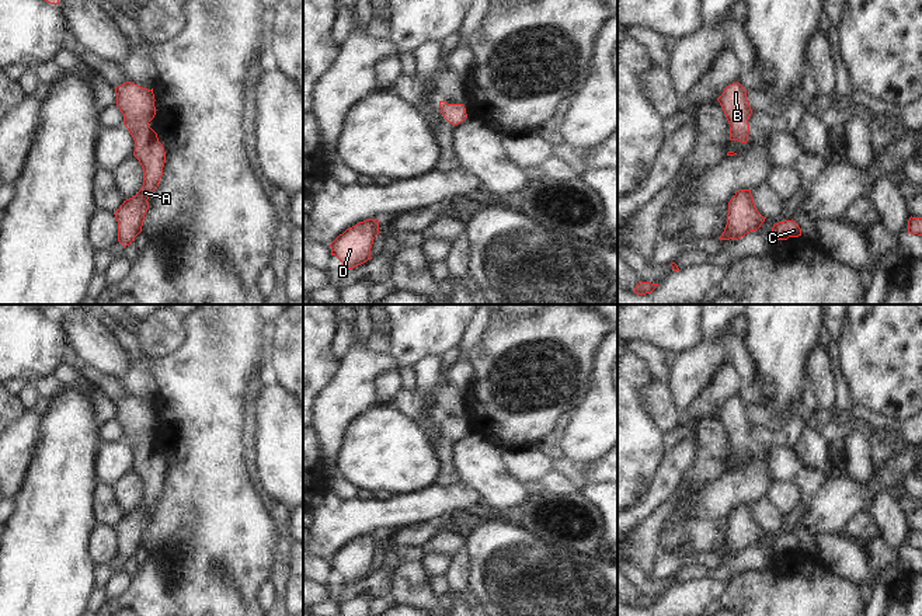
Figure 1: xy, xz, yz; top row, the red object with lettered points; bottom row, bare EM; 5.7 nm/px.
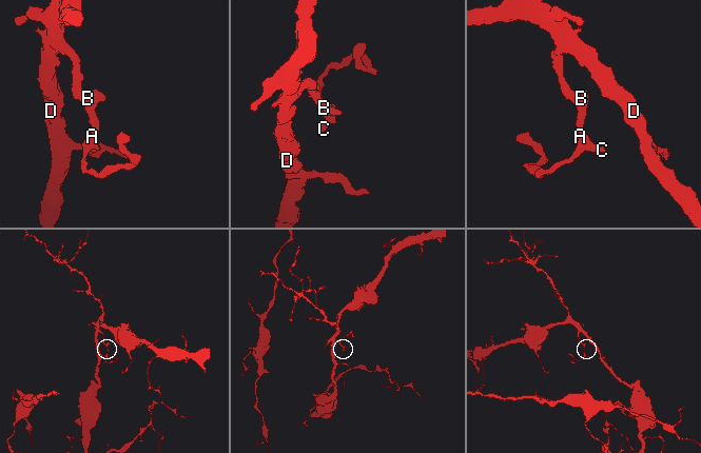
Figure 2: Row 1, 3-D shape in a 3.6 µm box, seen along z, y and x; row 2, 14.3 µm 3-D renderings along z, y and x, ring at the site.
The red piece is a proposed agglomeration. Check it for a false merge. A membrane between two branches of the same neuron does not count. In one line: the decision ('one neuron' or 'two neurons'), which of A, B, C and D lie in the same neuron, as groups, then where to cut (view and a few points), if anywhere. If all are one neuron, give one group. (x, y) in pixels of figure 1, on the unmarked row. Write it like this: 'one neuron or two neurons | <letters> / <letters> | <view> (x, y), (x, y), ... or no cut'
one neuron | A B C D | no cut

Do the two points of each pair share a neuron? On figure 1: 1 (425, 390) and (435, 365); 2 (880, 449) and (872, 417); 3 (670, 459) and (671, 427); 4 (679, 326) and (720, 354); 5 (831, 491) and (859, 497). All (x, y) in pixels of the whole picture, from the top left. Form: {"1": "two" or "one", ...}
{"1": "one", "2": "two", "3": "two", "4": "two", "5": "one"}

